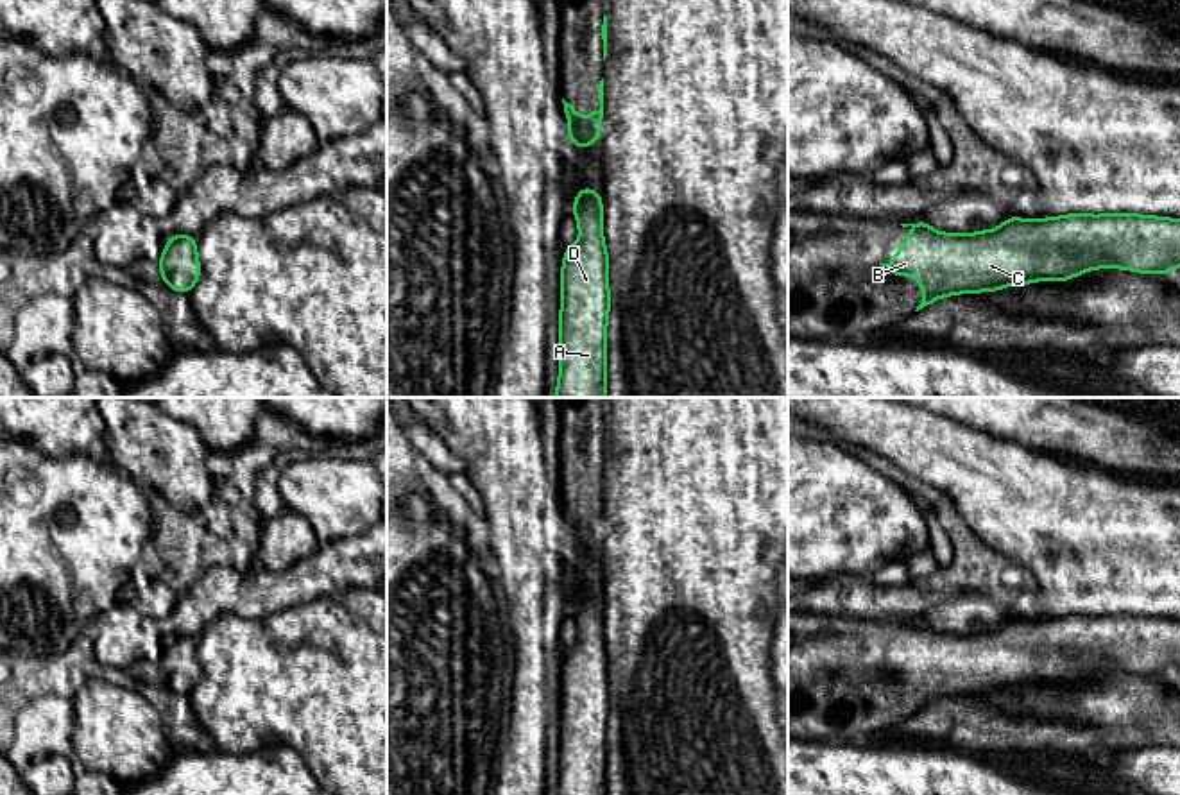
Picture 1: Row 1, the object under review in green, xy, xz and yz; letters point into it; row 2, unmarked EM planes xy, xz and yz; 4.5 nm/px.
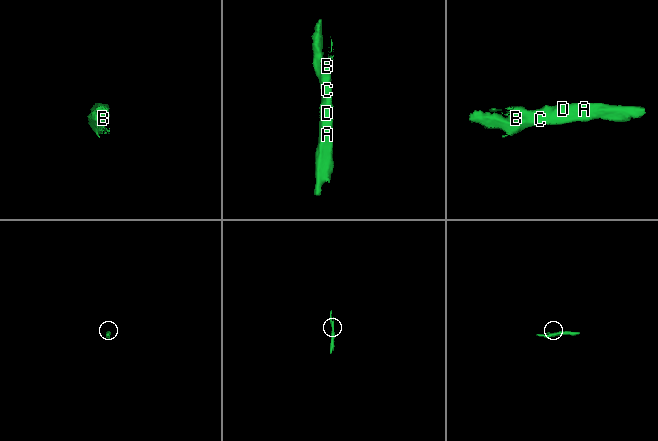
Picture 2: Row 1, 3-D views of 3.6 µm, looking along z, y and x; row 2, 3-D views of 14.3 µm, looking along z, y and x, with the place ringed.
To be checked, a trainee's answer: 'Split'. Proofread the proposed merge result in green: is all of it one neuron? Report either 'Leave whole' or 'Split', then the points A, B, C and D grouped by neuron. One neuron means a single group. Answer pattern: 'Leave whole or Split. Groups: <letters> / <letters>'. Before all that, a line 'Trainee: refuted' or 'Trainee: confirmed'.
Trainee: refuted
Leave whole. Groups: A B C D

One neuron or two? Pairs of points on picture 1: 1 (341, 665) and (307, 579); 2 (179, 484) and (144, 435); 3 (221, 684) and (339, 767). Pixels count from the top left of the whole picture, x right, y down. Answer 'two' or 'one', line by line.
1: two
2: one
3: one

